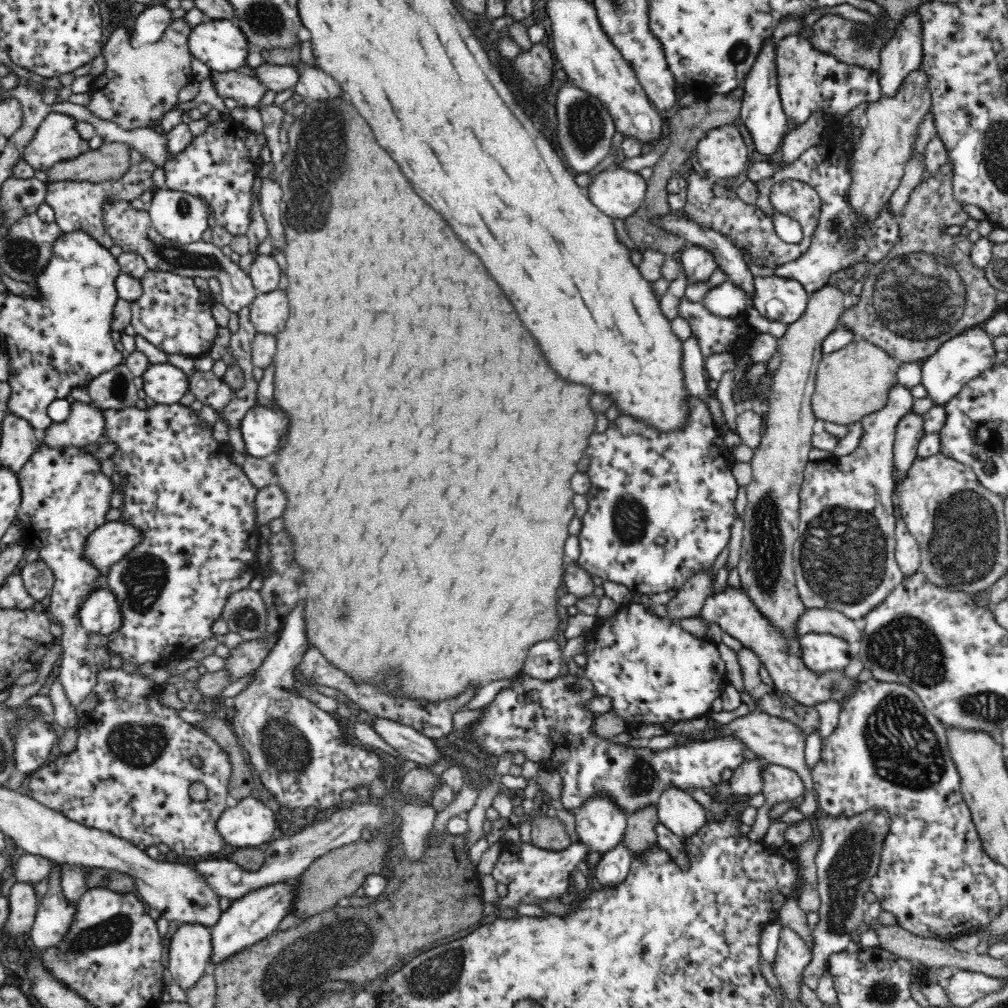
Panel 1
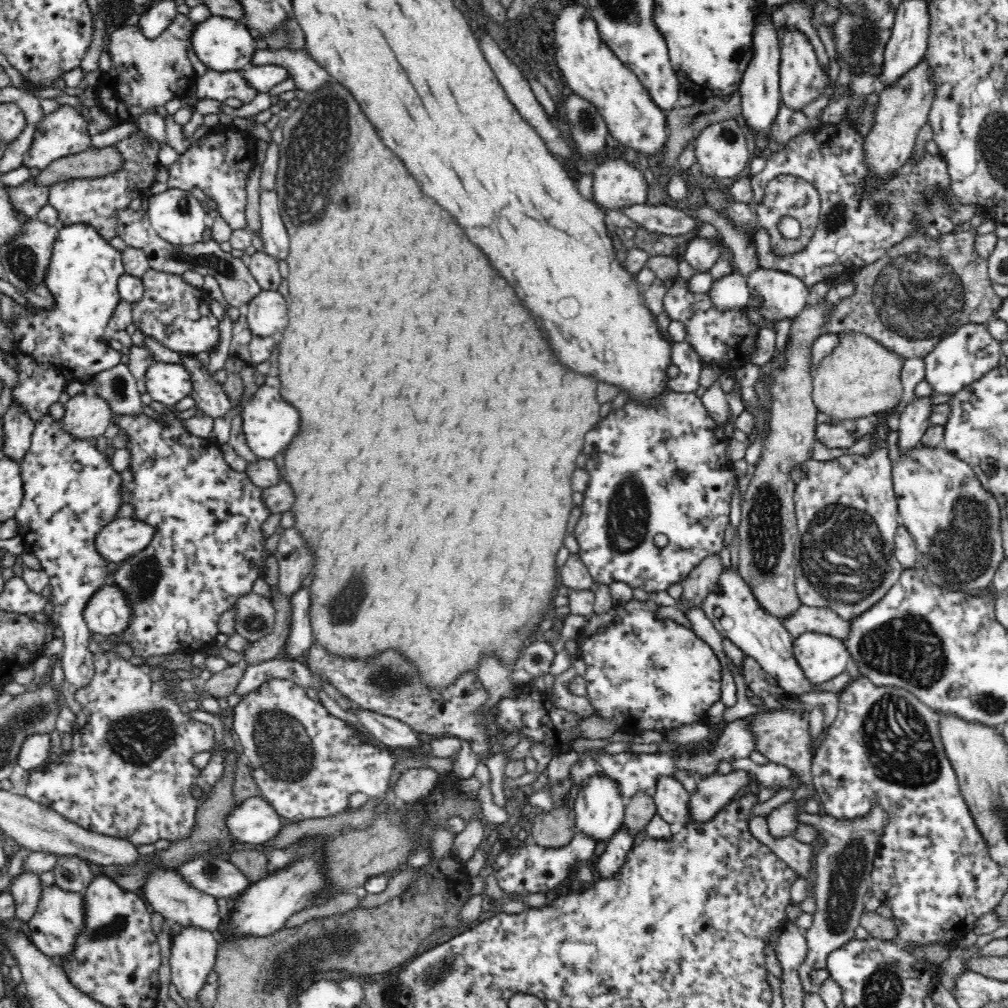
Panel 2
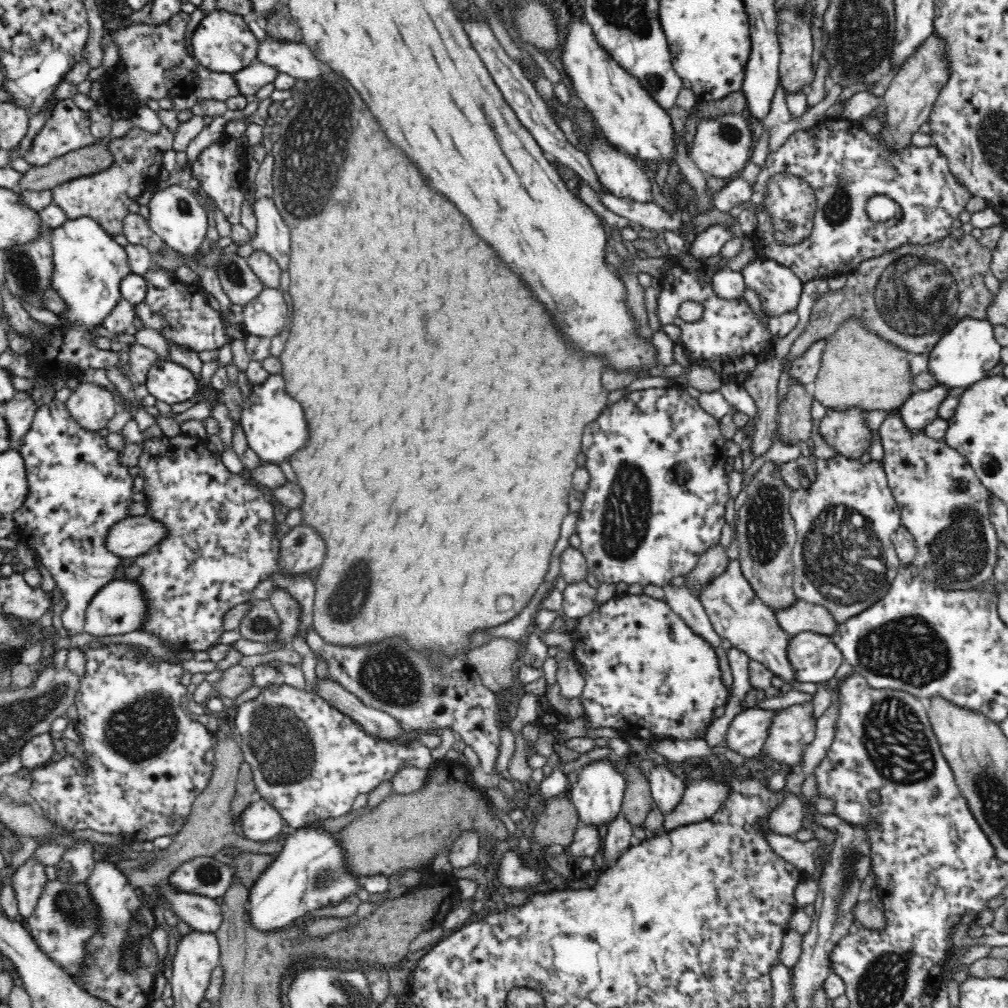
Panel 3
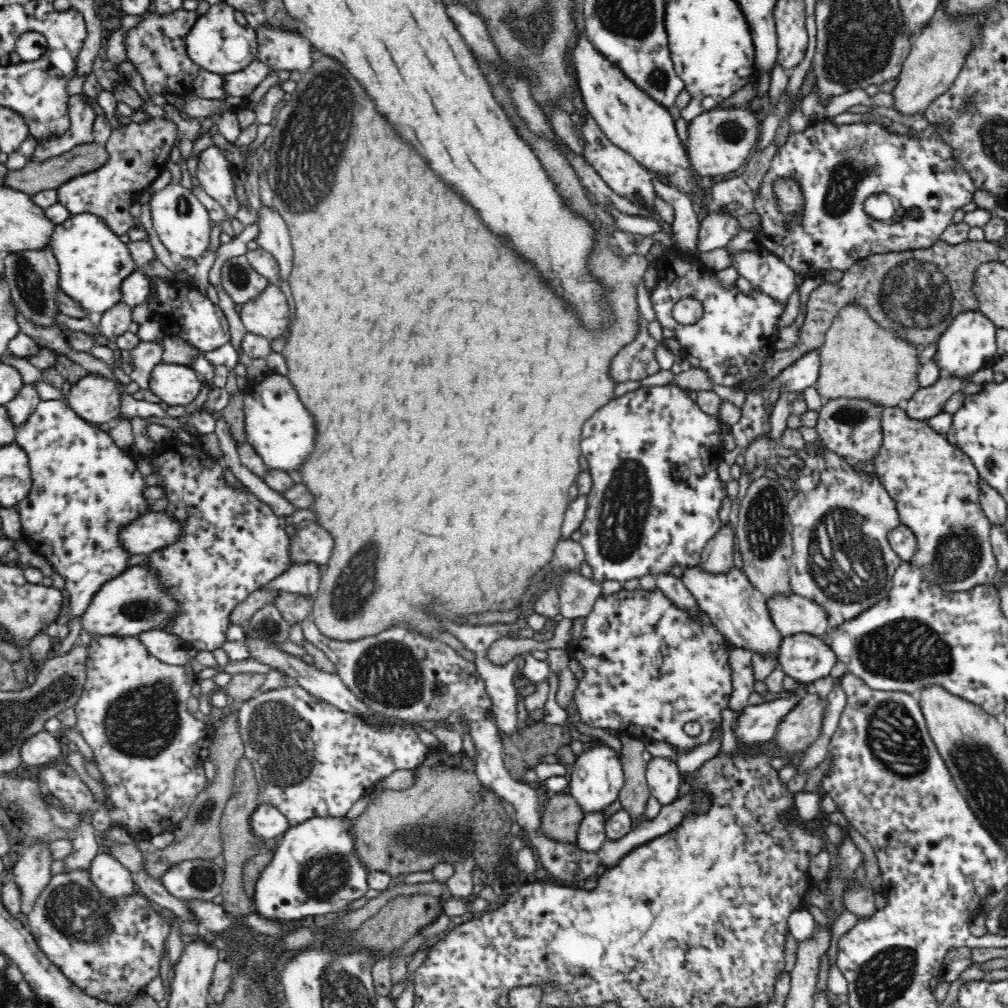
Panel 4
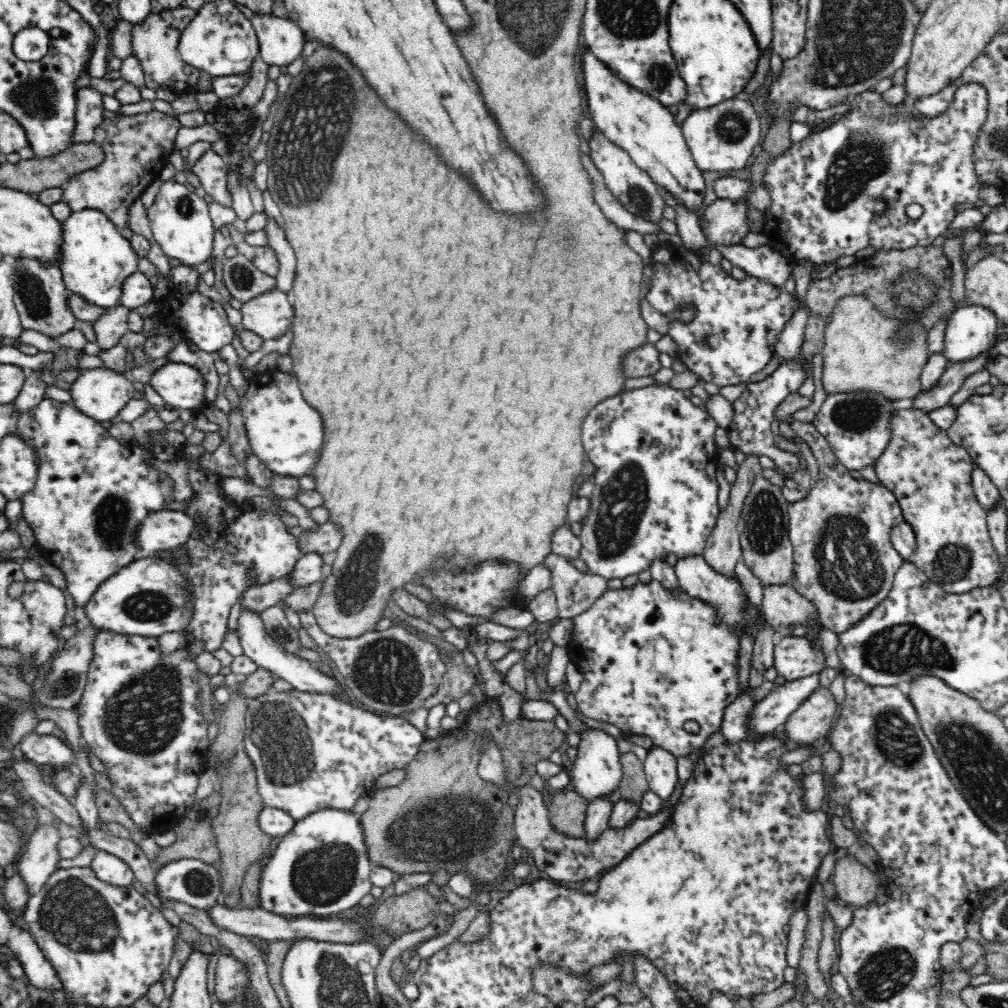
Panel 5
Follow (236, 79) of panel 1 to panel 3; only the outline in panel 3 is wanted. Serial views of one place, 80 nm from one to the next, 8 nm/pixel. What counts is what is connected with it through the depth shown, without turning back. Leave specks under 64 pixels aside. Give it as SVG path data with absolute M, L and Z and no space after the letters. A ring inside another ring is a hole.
M201 65L198 68L193 93L198 99L214 99L222 102L230 97L244 95L241 94L234 75L226 72L212 72L212 70L203 68Z

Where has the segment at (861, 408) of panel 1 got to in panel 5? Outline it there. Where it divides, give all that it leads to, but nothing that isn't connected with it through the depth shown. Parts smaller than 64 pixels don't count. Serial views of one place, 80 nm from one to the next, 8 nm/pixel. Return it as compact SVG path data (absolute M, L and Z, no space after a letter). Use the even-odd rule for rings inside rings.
M848 295L841 298L828 318L822 354L822 385L826 394L872 391L880 393L889 401L914 398L922 390L920 374L928 360L926 334L917 324L908 322L899 326L898 320L884 317L864 295Z

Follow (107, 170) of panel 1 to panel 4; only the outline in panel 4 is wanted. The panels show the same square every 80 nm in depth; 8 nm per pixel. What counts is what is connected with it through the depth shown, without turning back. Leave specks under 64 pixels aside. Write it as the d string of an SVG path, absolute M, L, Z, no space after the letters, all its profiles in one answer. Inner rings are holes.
M92 142L74 147L60 156L49 158L44 162L28 159L23 169L9 171L5 184L10 188L25 192L27 195L43 190L57 189L61 184L68 182L71 178L98 170L108 162L108 159L109 154L105 145L103 143Z

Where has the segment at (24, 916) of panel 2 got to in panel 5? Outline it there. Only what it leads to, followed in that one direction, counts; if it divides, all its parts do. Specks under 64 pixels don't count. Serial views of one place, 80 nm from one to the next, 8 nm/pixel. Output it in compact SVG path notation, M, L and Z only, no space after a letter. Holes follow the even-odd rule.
M44 825L36 833L29 835L17 864L17 874L24 879L30 897L39 894L57 869L60 858L58 853L58 834L54 825Z

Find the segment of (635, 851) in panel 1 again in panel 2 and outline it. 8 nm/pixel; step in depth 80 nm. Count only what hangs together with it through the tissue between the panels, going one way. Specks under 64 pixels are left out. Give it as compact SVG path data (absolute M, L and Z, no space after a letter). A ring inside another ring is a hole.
M639 792L626 801L624 826L632 835L632 839L635 839L640 832L646 834L645 826L656 813L655 800L646 793Z

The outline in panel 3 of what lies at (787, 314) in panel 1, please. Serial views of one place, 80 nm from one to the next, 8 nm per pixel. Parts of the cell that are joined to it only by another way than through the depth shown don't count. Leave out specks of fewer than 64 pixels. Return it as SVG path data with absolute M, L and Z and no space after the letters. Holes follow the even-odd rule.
M759 256L741 273L746 288L758 294L763 310L770 318L796 312L804 283L790 268Z

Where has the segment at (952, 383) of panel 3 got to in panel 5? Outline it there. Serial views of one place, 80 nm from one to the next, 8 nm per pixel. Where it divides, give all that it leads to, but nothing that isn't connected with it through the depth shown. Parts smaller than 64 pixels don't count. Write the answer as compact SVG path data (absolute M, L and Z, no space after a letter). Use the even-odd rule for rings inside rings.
M970 303L959 306L948 316L944 330L944 346L940 353L948 365L977 359L984 353L992 354L1000 324L992 311Z

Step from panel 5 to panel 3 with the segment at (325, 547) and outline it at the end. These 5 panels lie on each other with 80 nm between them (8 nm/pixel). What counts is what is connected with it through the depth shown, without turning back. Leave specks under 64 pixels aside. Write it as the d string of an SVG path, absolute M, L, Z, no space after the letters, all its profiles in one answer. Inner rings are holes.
M294 526L279 538L278 570L282 577L306 575L322 564L326 550L320 536L308 526Z

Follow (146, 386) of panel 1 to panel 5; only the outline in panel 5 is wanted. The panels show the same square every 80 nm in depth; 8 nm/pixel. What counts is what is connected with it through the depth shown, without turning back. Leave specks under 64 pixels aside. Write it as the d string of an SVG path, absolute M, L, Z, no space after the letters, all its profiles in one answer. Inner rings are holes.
M168 362L152 372L149 382L166 404L173 408L190 408L193 411L199 411L204 398L204 378L202 374L195 368L185 363Z

